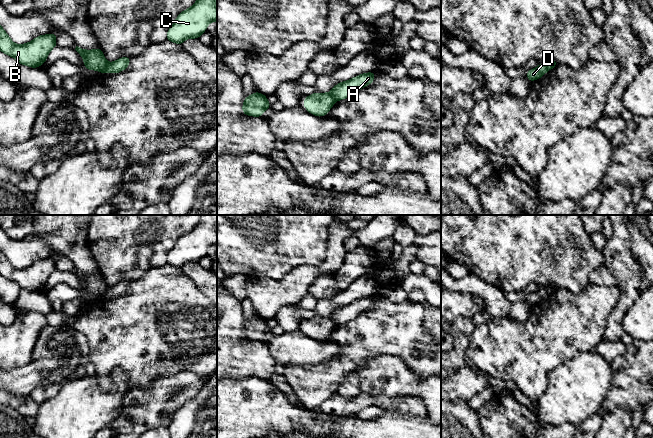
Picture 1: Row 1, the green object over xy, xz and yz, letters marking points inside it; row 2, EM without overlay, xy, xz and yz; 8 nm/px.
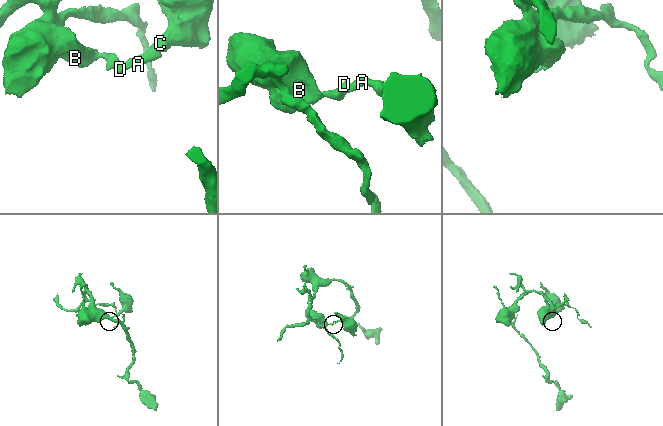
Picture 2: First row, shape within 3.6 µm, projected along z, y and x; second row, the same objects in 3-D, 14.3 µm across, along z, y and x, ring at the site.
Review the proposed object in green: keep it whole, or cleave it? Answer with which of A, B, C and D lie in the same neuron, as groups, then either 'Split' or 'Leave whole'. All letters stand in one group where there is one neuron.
Groups: A C D / B. Split

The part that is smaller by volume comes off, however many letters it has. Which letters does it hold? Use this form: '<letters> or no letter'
A, C, D

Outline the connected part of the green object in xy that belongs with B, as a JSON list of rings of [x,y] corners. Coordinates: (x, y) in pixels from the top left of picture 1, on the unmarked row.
[[[0,250],[0,275],[15,282],[21,289],[40,291],[50,275],[57,270],[56,258],[40,259],[26,268],[15,268]]]

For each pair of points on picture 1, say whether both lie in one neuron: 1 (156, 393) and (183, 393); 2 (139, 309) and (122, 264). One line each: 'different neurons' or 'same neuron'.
1: same neuron
2: different neurons

